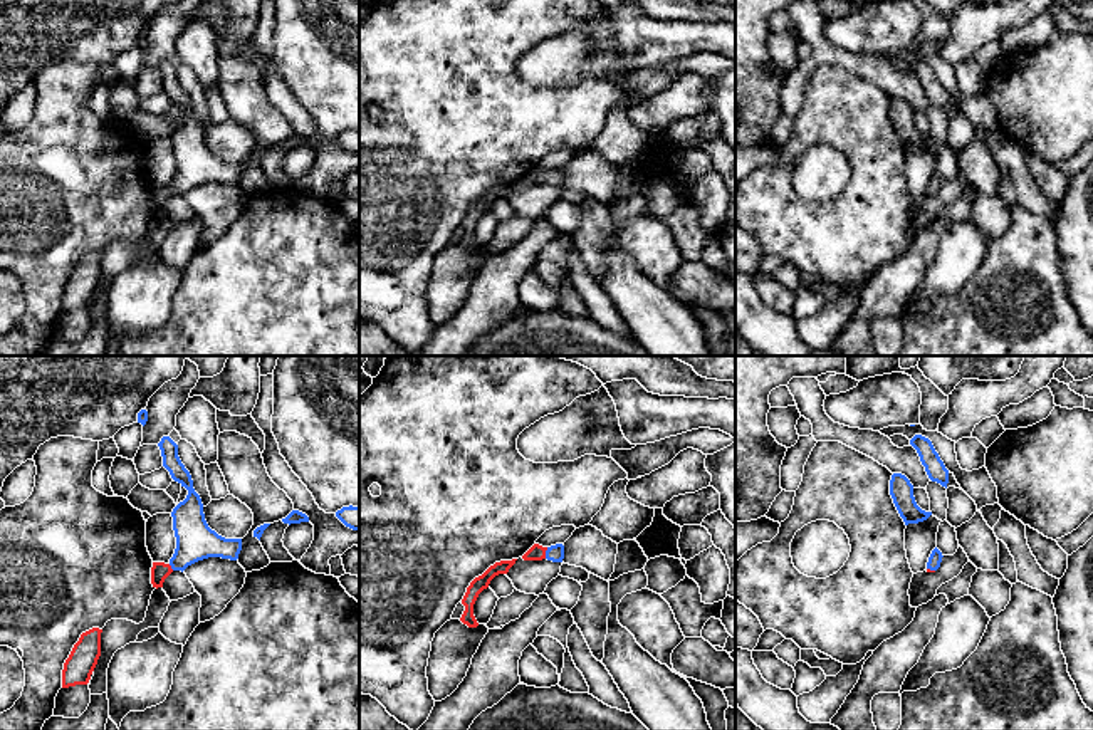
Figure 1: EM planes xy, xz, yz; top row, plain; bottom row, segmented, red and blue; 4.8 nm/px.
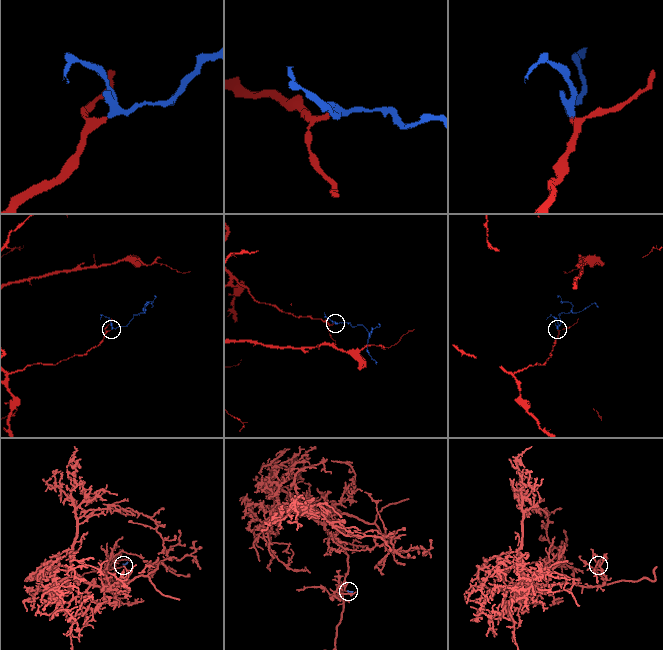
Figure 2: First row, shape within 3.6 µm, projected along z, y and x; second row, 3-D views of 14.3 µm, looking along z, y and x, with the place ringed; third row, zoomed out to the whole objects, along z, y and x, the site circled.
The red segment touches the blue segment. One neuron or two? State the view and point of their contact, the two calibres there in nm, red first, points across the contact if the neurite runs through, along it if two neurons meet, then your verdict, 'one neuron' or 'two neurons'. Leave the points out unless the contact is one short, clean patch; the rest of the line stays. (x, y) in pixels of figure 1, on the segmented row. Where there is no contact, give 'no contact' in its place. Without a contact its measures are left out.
contact xz (544, 552); calibres 80 and 80 nm; way xz (536, 552), (544, 552), (554, 552); one neuron

